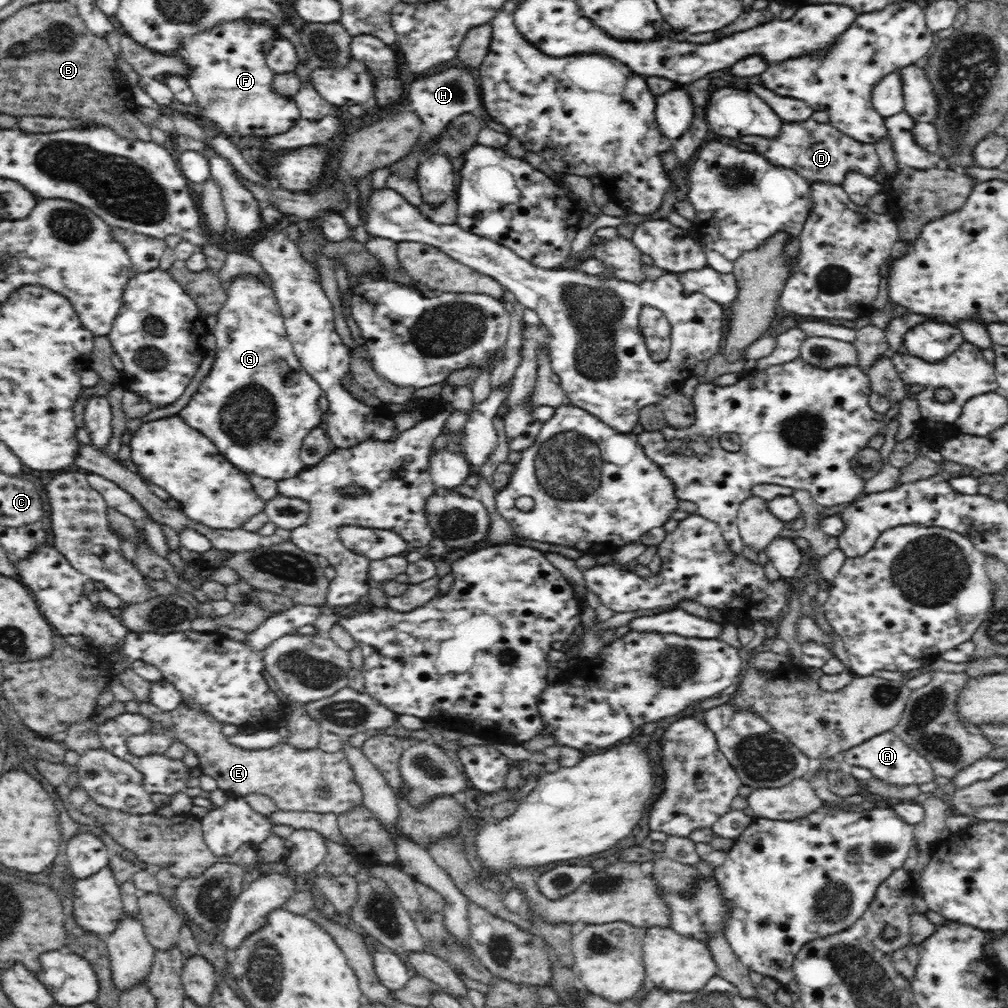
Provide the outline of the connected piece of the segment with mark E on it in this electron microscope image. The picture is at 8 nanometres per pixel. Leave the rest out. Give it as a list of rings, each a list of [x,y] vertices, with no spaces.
[[[182,701],[174,710],[163,711],[151,702],[139,702],[139,715],[159,724],[162,730],[140,733],[126,740],[132,755],[164,754],[174,742],[182,742],[196,753],[199,770],[217,780],[218,789],[229,795],[244,797],[264,794],[272,798],[282,811],[317,812],[336,815],[358,809],[363,805],[363,793],[357,784],[342,747],[324,752],[319,747],[298,749],[288,743],[278,743],[272,748],[246,750],[228,741],[222,733],[223,724],[209,718],[204,712],[188,707]]]

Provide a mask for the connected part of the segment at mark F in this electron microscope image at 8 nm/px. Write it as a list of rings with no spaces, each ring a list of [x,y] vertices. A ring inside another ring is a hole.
[[[252,20],[222,22],[194,36],[184,36],[175,54],[190,67],[188,76],[182,76],[194,93],[190,111],[209,118],[222,130],[221,135],[232,140],[236,136],[262,138],[289,131],[301,119],[300,109],[292,97],[282,96],[271,87],[275,72],[268,68],[262,51],[264,42],[277,37],[276,28]]]

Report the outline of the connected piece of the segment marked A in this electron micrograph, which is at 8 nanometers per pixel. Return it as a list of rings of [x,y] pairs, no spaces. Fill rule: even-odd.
[[[893,731],[884,732],[880,736],[865,740],[858,746],[848,748],[847,751],[843,752],[840,760],[843,761],[846,769],[850,766],[868,768],[872,776],[884,780],[889,785],[922,785],[932,781],[936,775],[928,760],[919,752],[912,750]]]

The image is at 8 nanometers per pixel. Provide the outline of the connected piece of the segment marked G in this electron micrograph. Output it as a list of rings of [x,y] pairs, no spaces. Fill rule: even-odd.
[[[242,274],[235,276],[231,280],[227,290],[226,304],[224,304],[224,308],[218,312],[217,318],[218,320],[216,320],[215,331],[213,333],[216,338],[213,365],[209,373],[198,385],[196,393],[193,394],[188,404],[177,413],[177,416],[185,420],[186,425],[204,433],[204,436],[207,436],[215,444],[218,453],[222,454],[242,472],[252,472],[252,474],[256,474],[256,476],[272,478],[272,480],[275,481],[294,478],[306,468],[299,456],[301,454],[304,438],[306,438],[306,435],[312,428],[323,426],[324,413],[320,411],[318,407],[318,400],[320,400],[320,396],[322,396],[324,392],[322,392],[320,385],[304,370],[296,353],[294,353],[294,349],[292,348],[293,344],[287,337],[287,328],[284,324],[284,318],[282,317],[278,300],[272,287],[264,285],[262,281],[258,281],[253,275]]]

